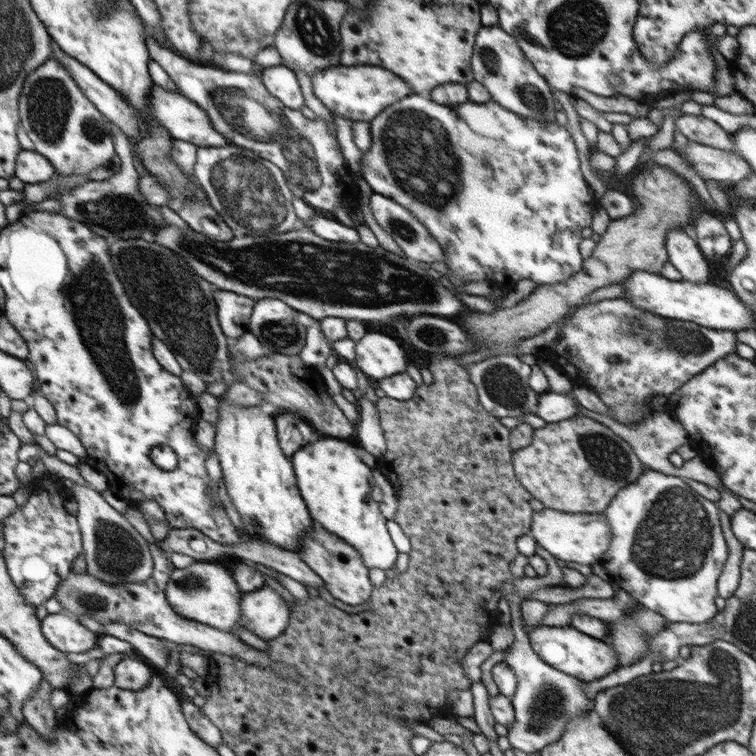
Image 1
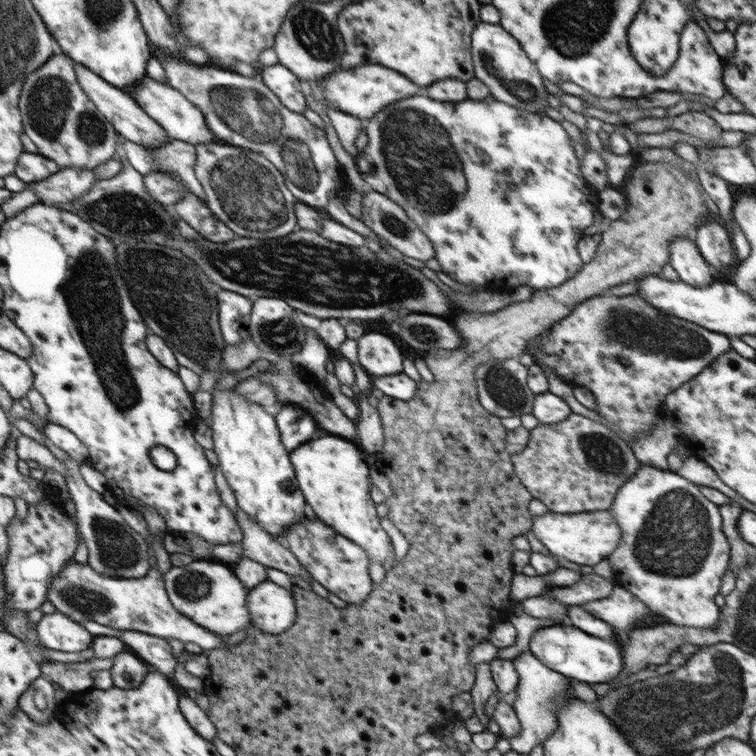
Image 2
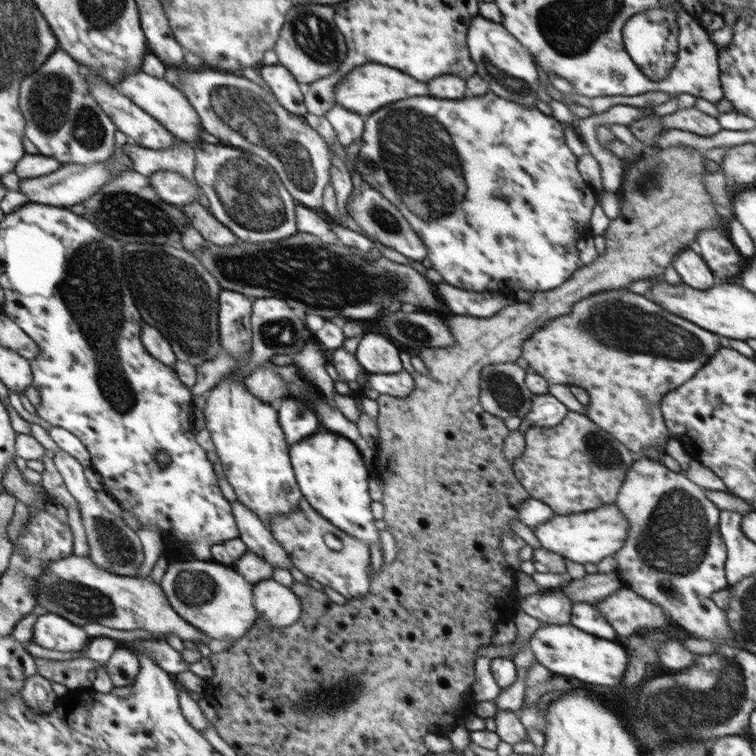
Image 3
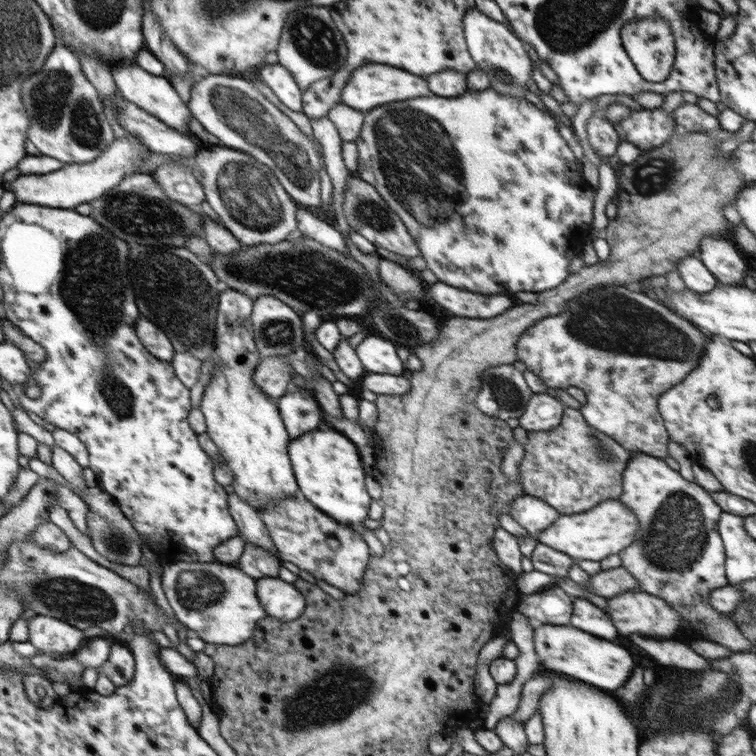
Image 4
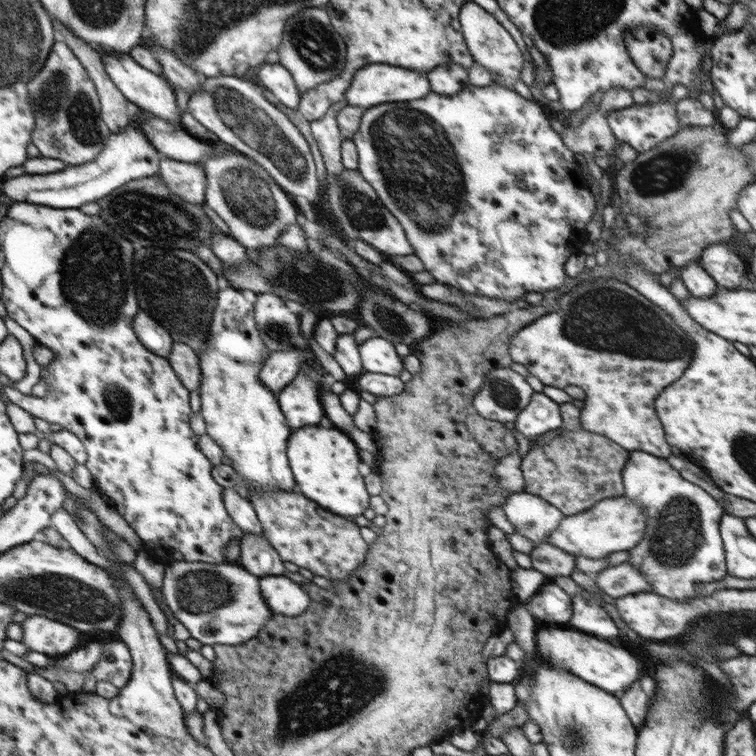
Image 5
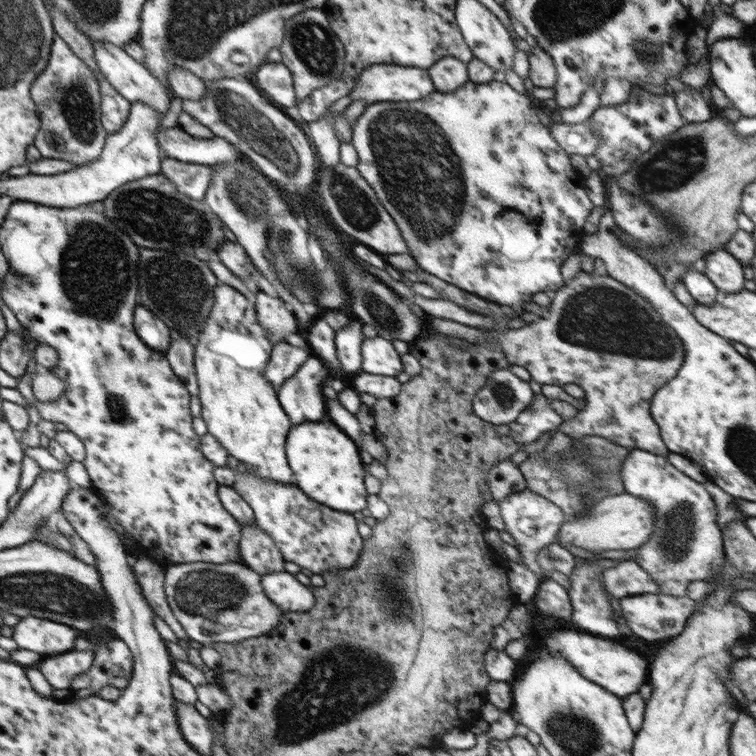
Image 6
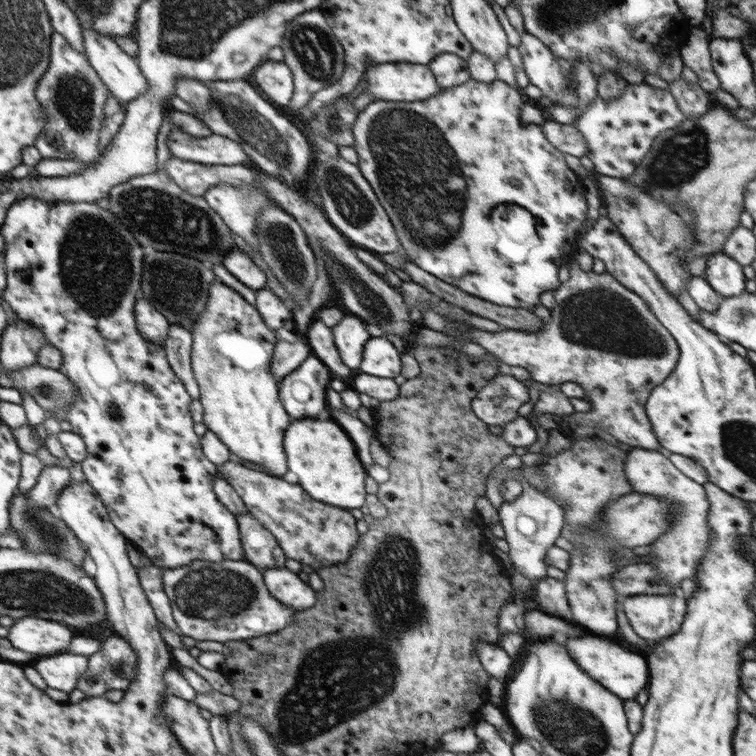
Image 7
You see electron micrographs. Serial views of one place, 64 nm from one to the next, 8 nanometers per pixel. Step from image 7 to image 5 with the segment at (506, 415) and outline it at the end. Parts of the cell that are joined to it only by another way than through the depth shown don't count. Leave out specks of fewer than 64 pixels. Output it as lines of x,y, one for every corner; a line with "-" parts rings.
500,367
485,374
473,405
480,416
504,424
515,420
532,394
534,391
524,376
510,367

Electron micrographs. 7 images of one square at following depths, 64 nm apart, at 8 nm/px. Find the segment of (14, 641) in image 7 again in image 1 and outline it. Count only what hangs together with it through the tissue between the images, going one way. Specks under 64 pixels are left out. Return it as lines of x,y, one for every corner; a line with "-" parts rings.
65,612
48,614
41,623
48,642
66,654
82,654
97,647
96,634

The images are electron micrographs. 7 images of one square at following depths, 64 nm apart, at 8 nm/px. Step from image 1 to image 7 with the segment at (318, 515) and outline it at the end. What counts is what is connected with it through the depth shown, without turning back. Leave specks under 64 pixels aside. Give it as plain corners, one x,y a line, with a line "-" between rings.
292,419
285,429
284,450
287,467
298,476
298,484
312,499
350,511
365,504
367,471
356,456
348,434
334,422

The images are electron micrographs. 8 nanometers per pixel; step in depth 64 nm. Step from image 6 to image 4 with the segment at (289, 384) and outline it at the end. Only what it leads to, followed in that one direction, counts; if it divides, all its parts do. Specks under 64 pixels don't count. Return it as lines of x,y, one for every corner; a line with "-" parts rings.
291,385
287,393
280,397
278,404
280,416
291,440
300,434
306,434
306,430
314,430
322,420
318,401
311,390

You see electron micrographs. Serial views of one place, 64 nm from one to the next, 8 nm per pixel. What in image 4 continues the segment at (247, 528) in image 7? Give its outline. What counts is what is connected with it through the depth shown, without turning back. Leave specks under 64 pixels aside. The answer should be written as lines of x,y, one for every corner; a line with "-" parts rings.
245,543
243,554
236,566
250,578
258,580
258,578
278,577
282,563
277,555
268,553
266,549

